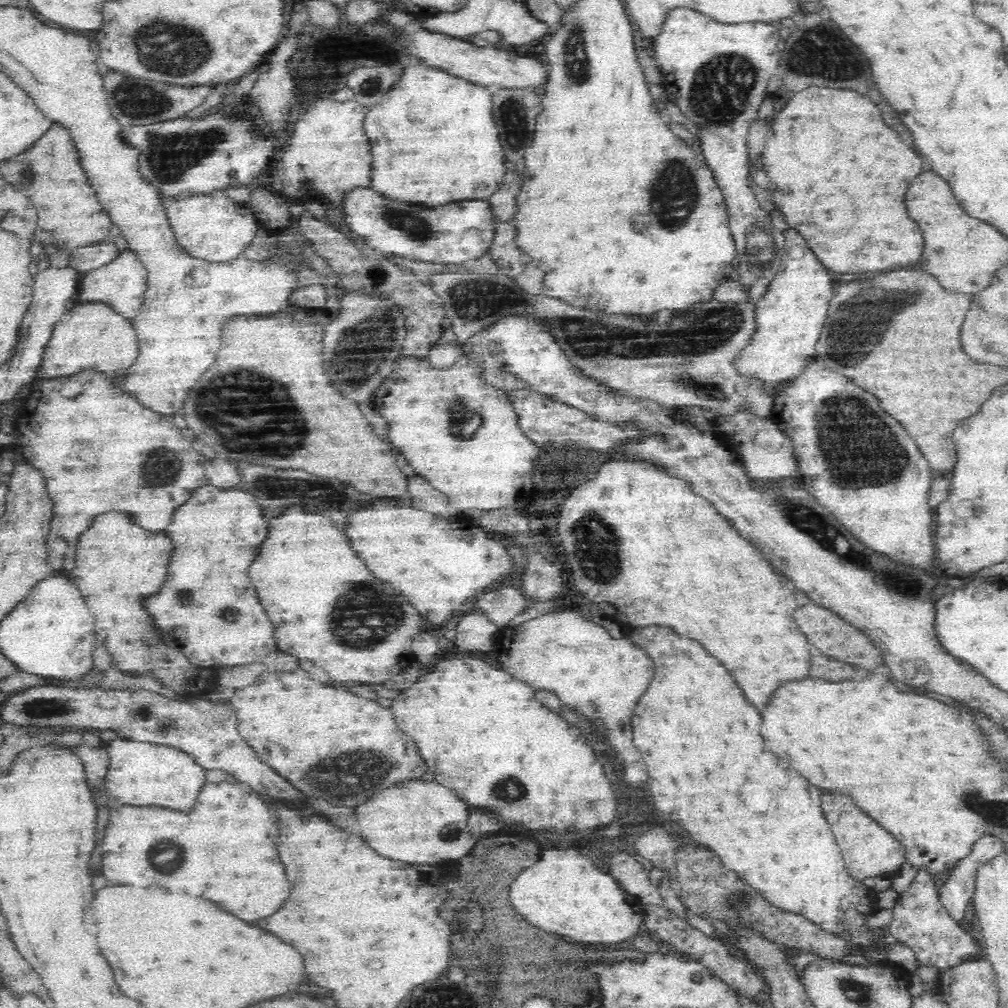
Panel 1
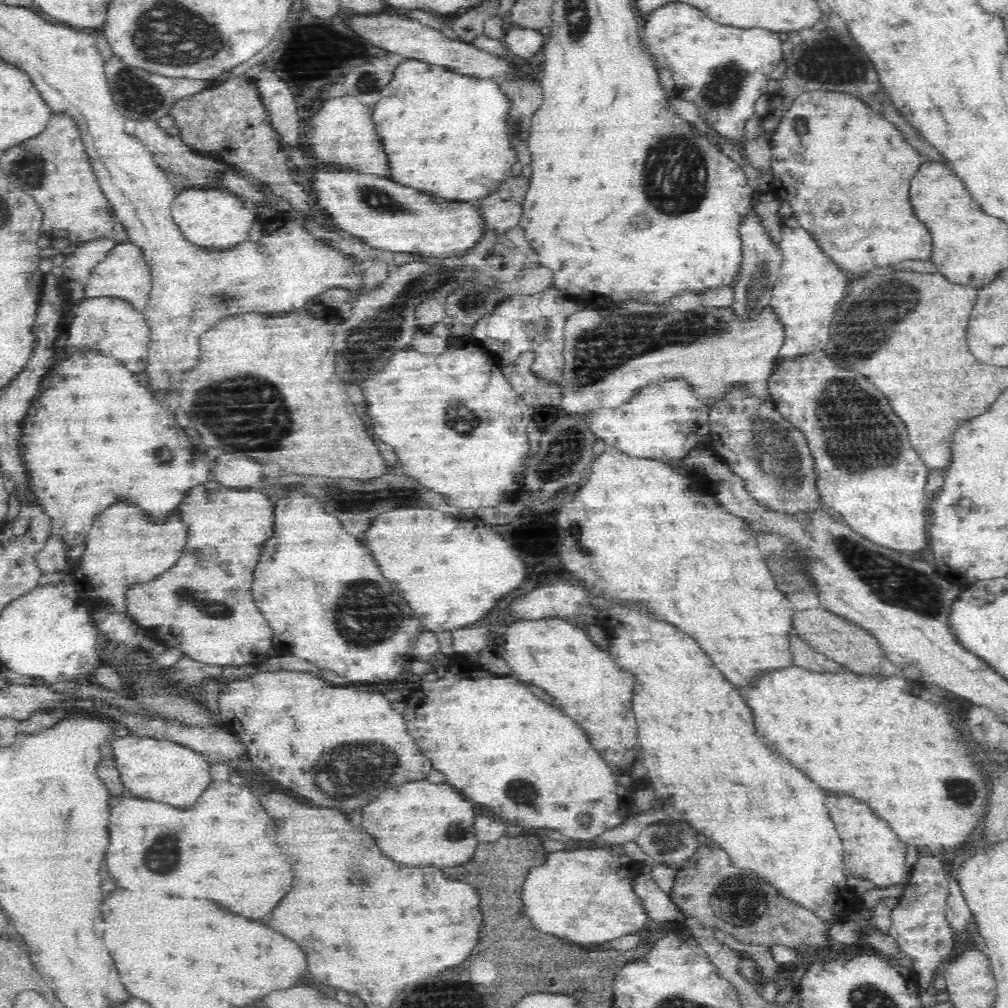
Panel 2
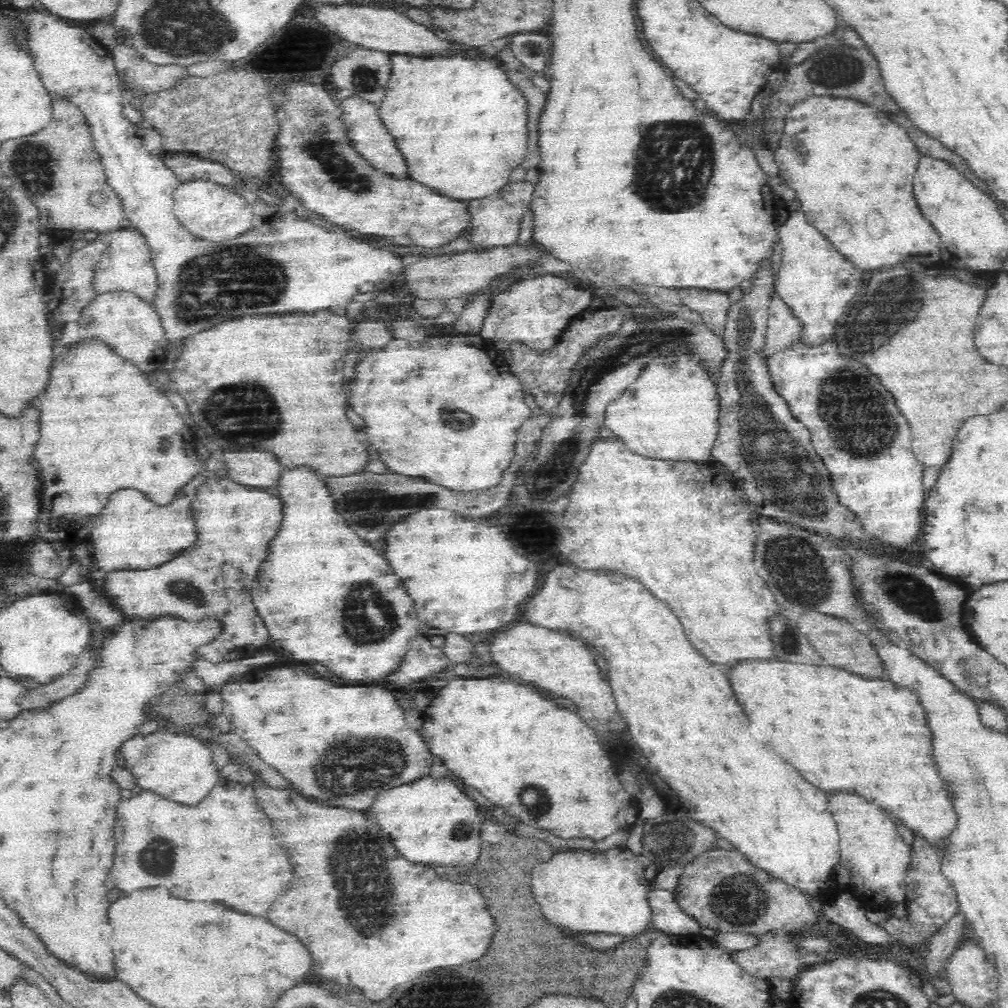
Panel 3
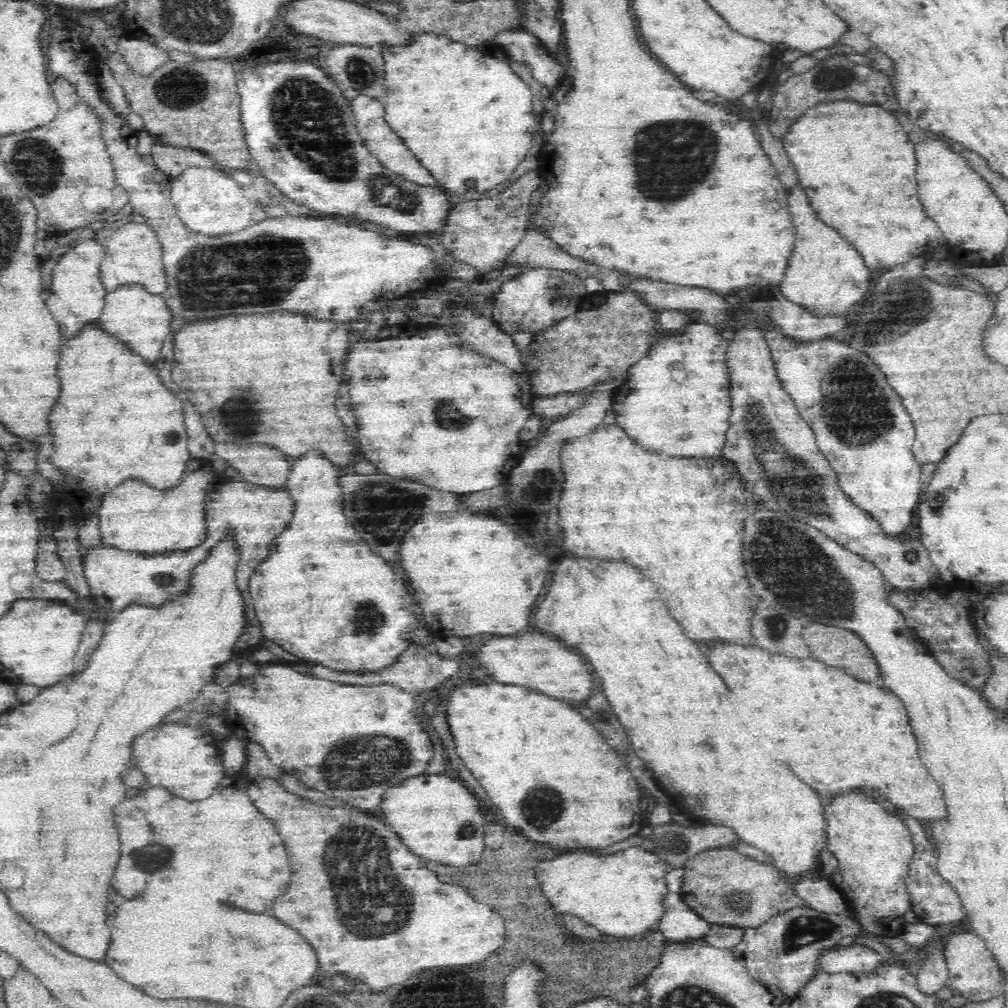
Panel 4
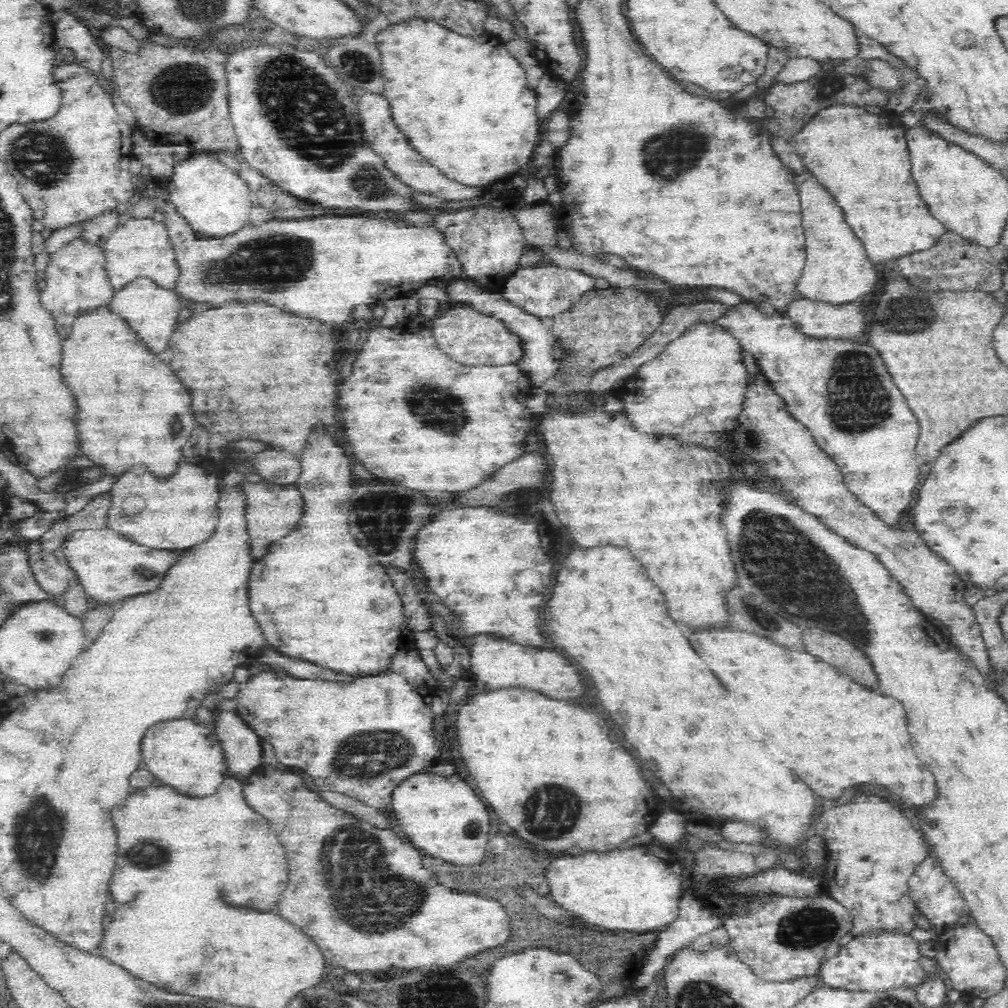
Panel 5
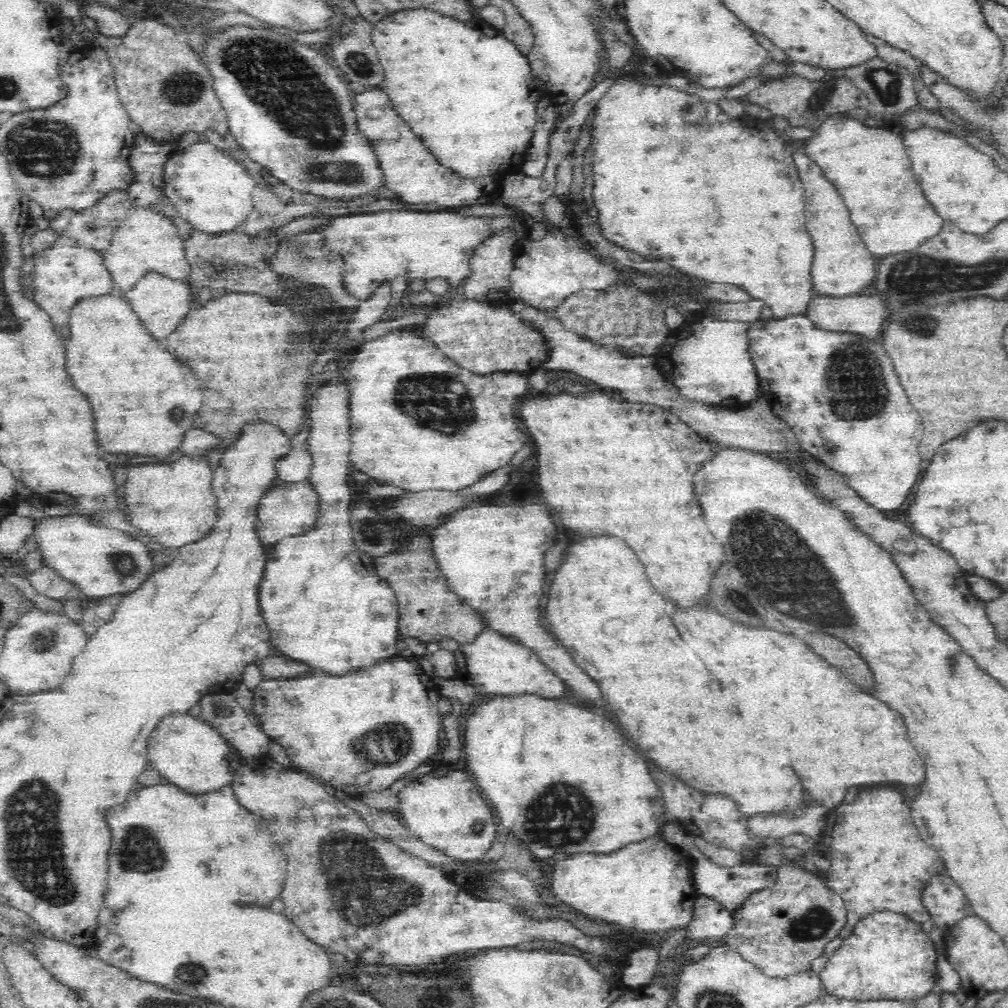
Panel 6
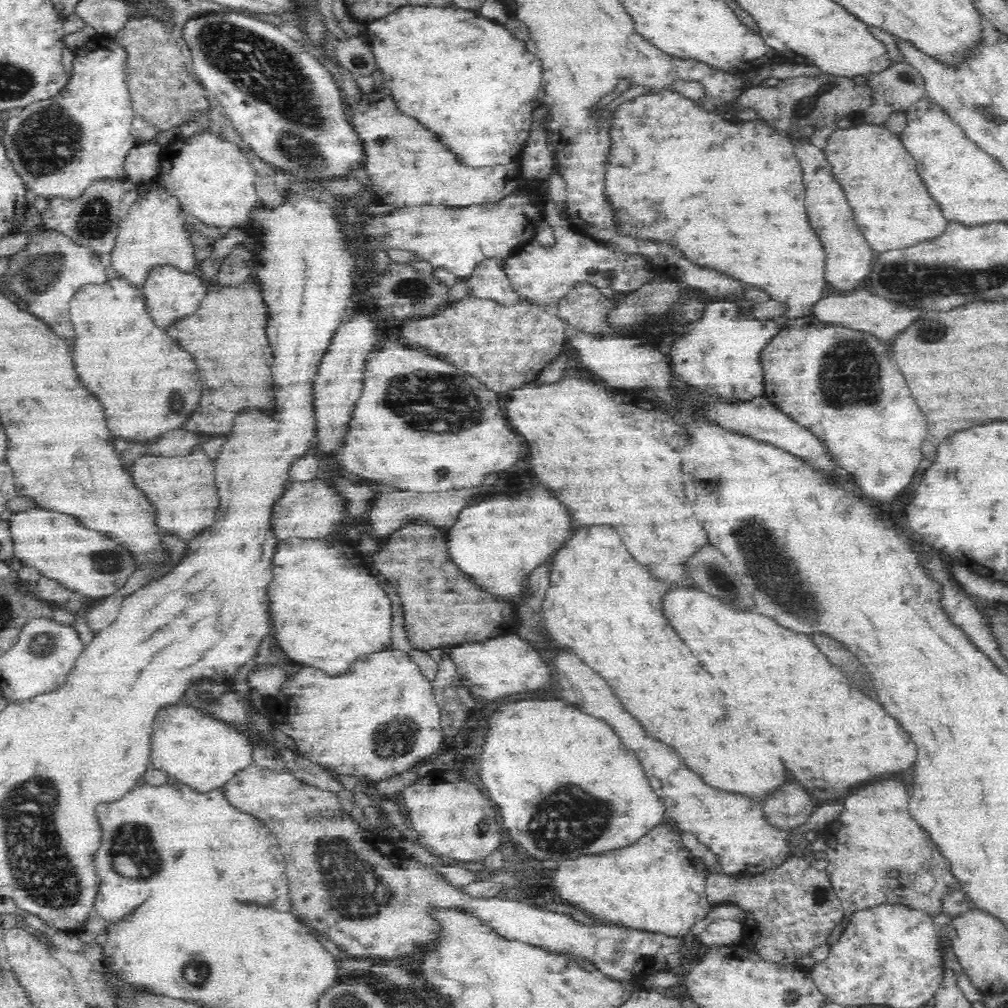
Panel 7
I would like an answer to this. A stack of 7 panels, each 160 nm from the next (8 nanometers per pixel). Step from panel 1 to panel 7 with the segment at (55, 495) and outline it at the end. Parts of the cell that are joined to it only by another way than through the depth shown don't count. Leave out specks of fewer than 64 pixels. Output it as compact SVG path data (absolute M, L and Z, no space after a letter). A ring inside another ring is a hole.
M113 275L106 284L86 284L86 286L80 288L77 294L74 294L74 298L70 301L69 312L74 332L76 332L76 334L74 334L74 346L72 346L74 370L76 370L76 374L78 374L78 380L84 384L84 388L90 390L90 392L100 400L100 404L102 404L102 408L104 408L108 432L110 432L112 436L124 438L124 440L128 440L128 442L152 444L152 442L156 442L160 436L164 436L166 432L182 429L184 427L184 422L189 418L188 414L192 414L192 412L196 410L196 406L200 404L200 398L202 398L202 386L200 386L198 368L196 368L196 364L190 360L190 356L186 356L186 352L182 352L182 350L178 348L178 344L168 342L166 334L160 334L160 332L156 330L157 326L154 326L153 320L152 324L150 324L151 318L147 315L145 300L143 300L141 289L134 288L131 284L125 282L125 280ZM166 342L168 342L168 352L144 352L144 350L160 350L160 348L166 348Z

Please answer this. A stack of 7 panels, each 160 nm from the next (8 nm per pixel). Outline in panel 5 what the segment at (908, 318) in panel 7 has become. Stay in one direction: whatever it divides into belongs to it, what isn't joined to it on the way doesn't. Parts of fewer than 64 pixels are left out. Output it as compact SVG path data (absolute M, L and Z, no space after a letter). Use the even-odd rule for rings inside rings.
M794 299L787 304L787 309L782 314L795 326L795 330L810 339L846 338L854 340L864 330L864 316L856 302L830 304L818 300Z

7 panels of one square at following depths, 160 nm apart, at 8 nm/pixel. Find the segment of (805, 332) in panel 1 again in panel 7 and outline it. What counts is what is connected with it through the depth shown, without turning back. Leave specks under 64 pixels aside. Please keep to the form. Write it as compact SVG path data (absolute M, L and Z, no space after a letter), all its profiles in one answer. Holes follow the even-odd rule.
M800 137L802 142L796 140L796 156L800 160L802 172L804 172L804 184L806 184L806 212L808 212L808 220L814 228L814 232L818 234L824 252L826 252L826 264L824 264L824 280L834 290L840 290L843 294L854 291L854 288L860 288L868 282L868 276L872 272L872 250L866 244L864 236L860 234L852 210L848 206L848 200L842 192L842 188L838 188L838 182L830 176L830 164L826 164L823 151L820 152L816 146L804 137Z

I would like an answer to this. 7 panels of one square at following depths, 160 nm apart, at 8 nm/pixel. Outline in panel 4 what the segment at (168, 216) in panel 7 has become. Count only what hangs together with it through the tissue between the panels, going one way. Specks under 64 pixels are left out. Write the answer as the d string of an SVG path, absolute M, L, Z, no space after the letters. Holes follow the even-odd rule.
M128 223L118 229L106 240L105 258L100 263L99 273L106 292L114 292L117 288L130 284L139 284L150 294L162 295L166 290L166 275L163 271L162 251L155 238L154 231L146 223Z

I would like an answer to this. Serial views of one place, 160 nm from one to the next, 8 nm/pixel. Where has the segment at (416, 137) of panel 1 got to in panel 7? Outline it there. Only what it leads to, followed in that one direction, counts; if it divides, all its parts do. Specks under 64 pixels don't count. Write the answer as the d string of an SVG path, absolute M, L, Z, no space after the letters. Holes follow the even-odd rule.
M454 4L450 8L406 5L368 23L366 37L371 44L378 68L382 72L383 83L386 84L386 88L390 88L390 94L394 98L395 105L400 108L400 112L416 118L424 128L434 132L440 138L440 142L456 156L456 160L462 166L486 168L486 166L496 166L496 164L510 164L510 162L516 160L518 154L521 154L520 152L525 147L525 142L528 140L532 128L532 110L534 110L534 106L539 105L536 94L540 90L540 70L542 68L538 68L538 60L534 60L534 56L530 56L530 52L526 52L525 43L516 40L505 26L496 24L493 20L488 20L485 16L480 15L478 10L463 9Z

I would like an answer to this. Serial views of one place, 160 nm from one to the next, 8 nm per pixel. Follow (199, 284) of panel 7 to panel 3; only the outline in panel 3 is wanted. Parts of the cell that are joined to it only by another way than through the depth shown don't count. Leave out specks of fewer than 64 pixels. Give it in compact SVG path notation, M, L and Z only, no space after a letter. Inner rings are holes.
M112 291L103 295L96 295L86 308L82 309L76 320L66 323L62 328L60 340L66 344L100 341L104 342L110 351L122 358L130 358L130 362L140 372L152 372L164 364L164 332L160 326L158 316L154 316L153 303L147 304L131 292Z

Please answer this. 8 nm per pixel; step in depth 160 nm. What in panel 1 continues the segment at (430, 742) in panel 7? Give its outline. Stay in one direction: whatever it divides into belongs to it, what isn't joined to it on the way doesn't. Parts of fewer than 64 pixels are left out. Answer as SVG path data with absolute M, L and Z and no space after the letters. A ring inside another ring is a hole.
M306 670L262 673L252 684L231 691L230 701L238 717L239 735L256 750L256 756L304 794L323 798L333 805L364 804L372 794L404 780L420 780L428 772L414 740L396 728L388 708L342 688L316 682Z

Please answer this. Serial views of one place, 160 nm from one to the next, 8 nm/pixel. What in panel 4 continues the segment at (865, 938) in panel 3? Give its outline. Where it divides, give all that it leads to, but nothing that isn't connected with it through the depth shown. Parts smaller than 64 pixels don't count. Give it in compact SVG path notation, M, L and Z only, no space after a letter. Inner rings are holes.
M810 877L800 882L793 882L793 889L806 902L807 906L824 914L841 914L853 918L850 905L843 898L840 890L826 877Z

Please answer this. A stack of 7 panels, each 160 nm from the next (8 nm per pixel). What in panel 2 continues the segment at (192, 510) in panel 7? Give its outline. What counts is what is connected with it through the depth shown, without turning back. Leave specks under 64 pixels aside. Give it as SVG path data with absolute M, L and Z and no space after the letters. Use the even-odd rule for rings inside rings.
M114 504L106 512L98 514L90 527L84 543L80 562L74 565L68 579L90 609L104 610L110 615L129 617L126 594L134 584L148 584L166 570L170 570L180 558L186 544L187 528L179 522L176 512L170 514L166 524L154 524L138 508L128 504Z

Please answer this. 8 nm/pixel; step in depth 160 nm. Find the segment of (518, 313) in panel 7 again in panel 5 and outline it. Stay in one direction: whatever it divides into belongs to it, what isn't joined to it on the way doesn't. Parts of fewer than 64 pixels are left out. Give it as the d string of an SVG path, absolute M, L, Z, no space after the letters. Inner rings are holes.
M458 306L438 314L429 327L436 338L437 346L453 360L466 366L501 366L517 364L522 360L520 339L512 334L502 320L482 314L470 306Z

